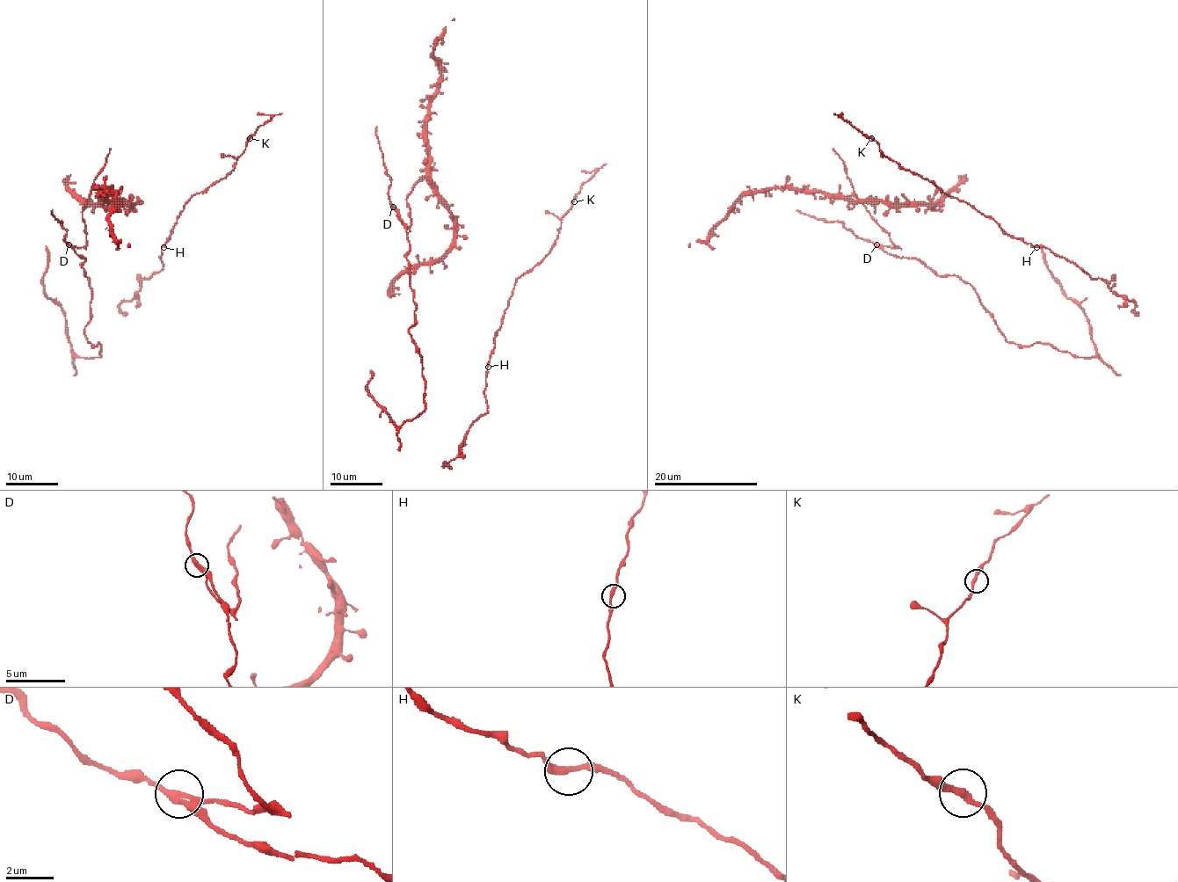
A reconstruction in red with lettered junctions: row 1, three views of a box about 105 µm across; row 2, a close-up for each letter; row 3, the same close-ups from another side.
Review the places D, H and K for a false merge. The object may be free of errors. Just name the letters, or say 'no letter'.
D

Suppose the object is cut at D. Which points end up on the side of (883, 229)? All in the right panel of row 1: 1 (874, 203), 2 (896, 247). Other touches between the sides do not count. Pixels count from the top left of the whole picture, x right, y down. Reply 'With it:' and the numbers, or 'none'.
With it: 2

